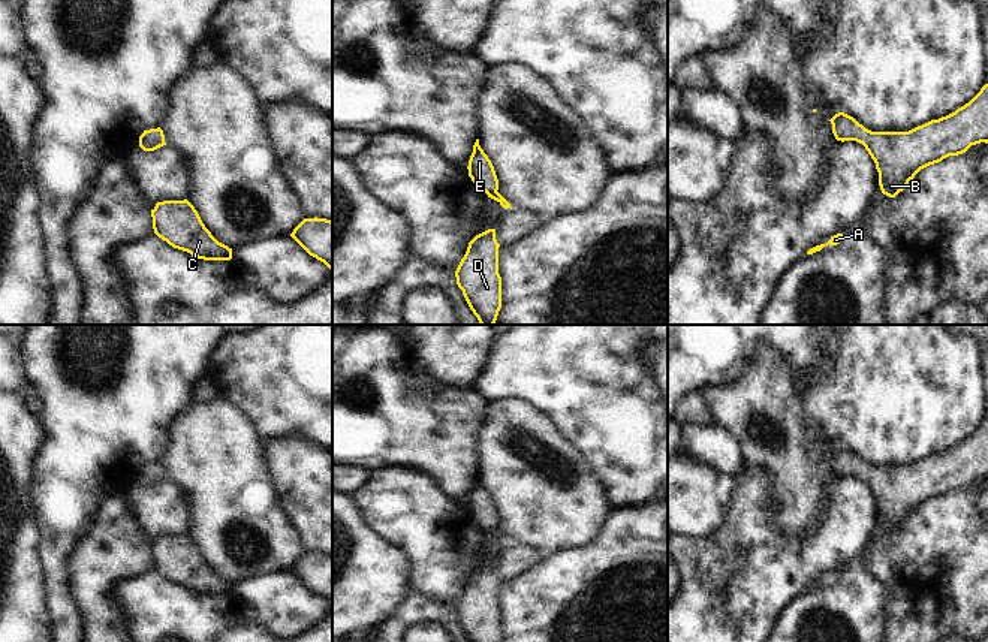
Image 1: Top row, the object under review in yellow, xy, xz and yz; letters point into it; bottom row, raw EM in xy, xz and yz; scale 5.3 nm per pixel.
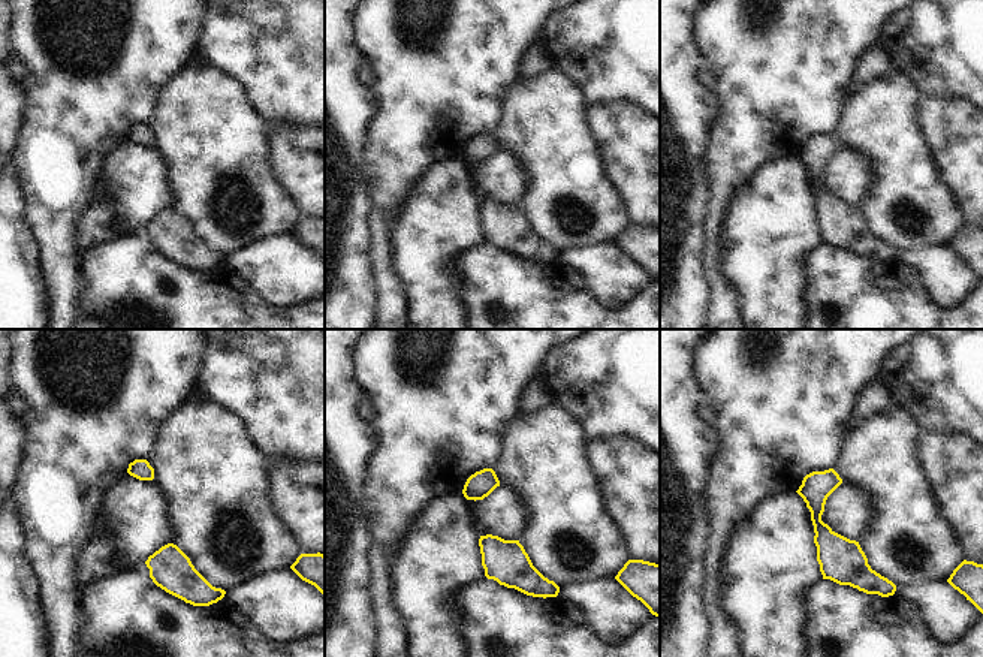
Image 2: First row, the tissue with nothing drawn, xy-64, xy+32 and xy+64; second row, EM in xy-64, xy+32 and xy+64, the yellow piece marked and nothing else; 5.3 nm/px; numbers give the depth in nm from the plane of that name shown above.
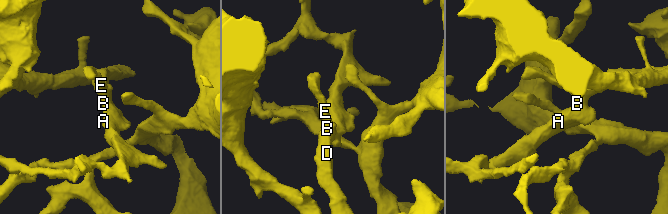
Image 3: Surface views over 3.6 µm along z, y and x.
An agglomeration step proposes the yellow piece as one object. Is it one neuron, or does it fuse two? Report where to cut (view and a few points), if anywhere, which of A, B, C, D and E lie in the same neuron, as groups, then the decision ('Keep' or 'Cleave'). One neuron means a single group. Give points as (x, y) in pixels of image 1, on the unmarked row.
No split. Groups: A B C D E. Keep.

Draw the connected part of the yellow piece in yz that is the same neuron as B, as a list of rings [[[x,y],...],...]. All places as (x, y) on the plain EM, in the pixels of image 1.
[[[988,419],[955,447],[931,455],[909,467],[871,467],[844,447],[835,449],[829,456],[837,476],[856,476],[865,482],[876,498],[882,528],[895,533],[921,504],[939,498],[949,491],[963,489],[972,480],[988,479]]]

